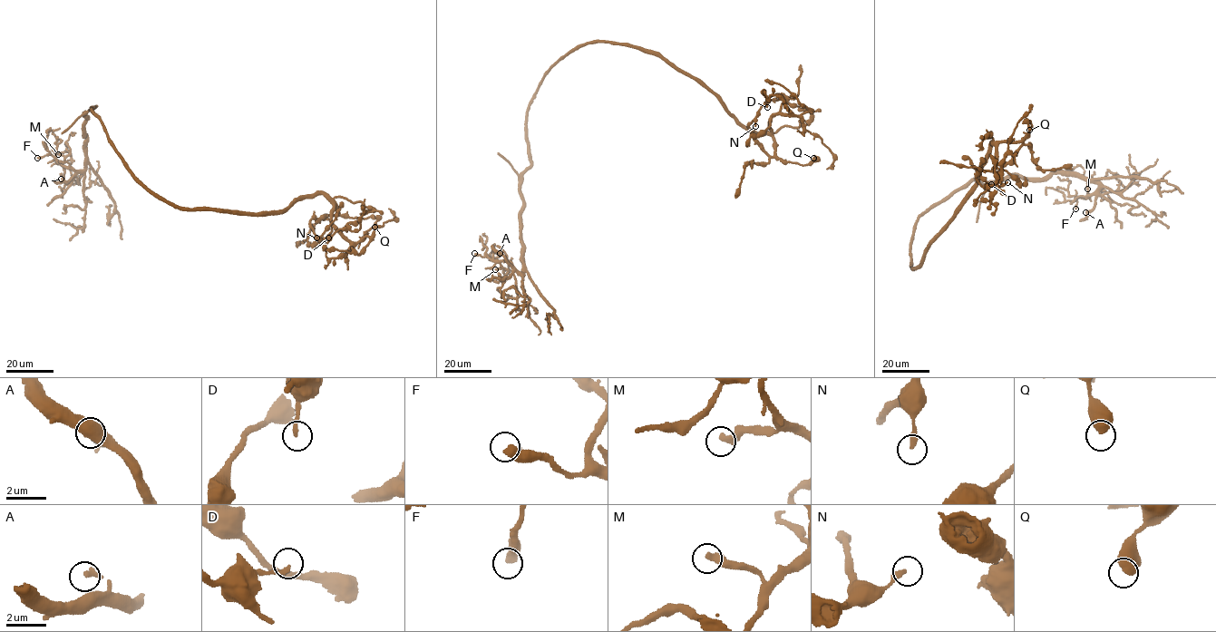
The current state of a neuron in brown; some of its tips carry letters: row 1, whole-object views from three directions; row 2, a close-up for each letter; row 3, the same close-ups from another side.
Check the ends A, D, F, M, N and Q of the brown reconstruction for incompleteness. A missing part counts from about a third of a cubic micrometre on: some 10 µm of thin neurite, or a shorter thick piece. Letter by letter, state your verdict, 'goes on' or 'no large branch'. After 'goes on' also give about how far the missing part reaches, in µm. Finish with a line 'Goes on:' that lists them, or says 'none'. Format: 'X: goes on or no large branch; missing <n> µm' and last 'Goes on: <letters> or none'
A: no large branch
D: no large branch
F: no large branch
M: no large branch
N: no large branch
Q: no large branch
Goes on: none

